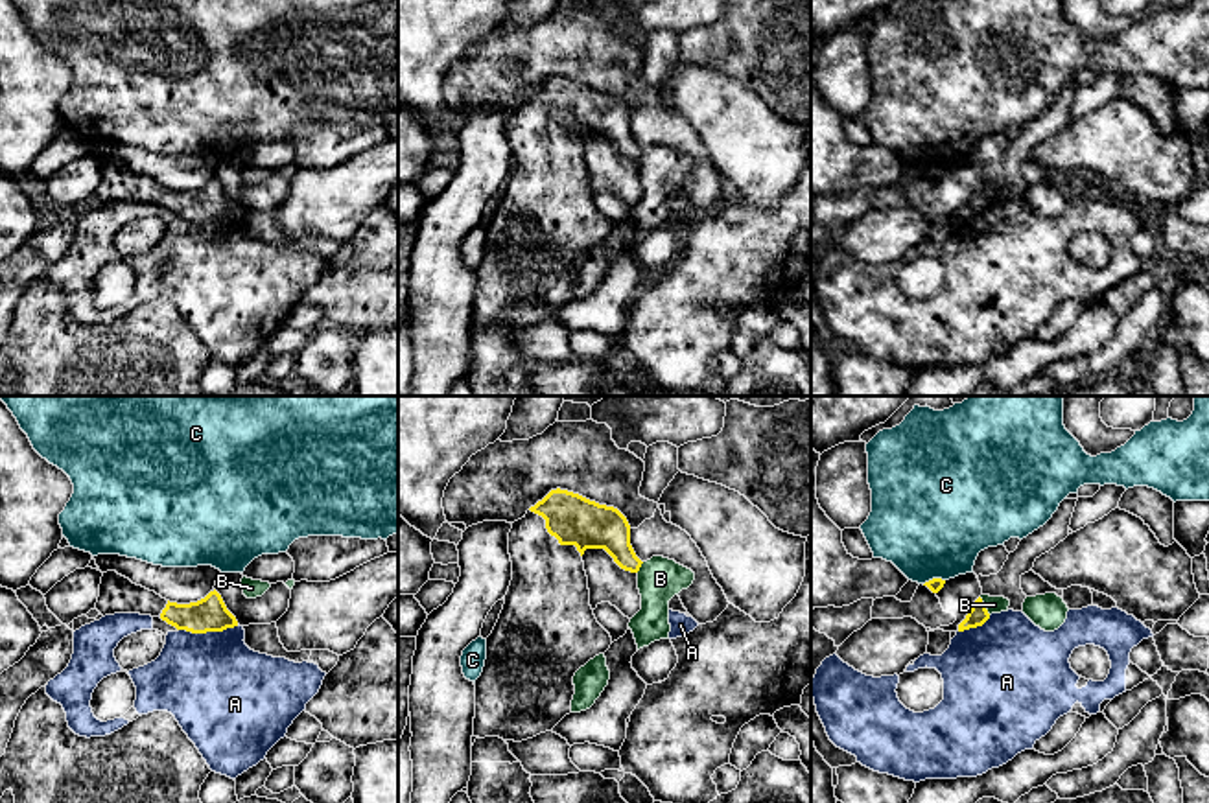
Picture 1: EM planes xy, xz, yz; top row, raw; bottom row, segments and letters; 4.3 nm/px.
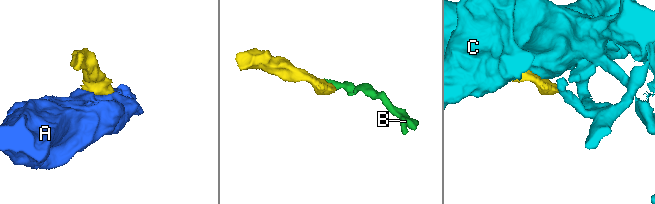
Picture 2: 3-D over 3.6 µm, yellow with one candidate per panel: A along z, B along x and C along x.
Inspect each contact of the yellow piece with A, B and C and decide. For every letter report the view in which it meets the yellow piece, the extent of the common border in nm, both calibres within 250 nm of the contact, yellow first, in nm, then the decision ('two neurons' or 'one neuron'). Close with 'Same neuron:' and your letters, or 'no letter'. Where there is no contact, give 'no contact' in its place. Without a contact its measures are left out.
A: xy | 260 nm | 150/440 nm | two neurons
B: yz | 90 nm | 90/80 nm | two neurons
C: yz | 100 nm | 60/500 nm | two neurons
Same neuron: no letter

